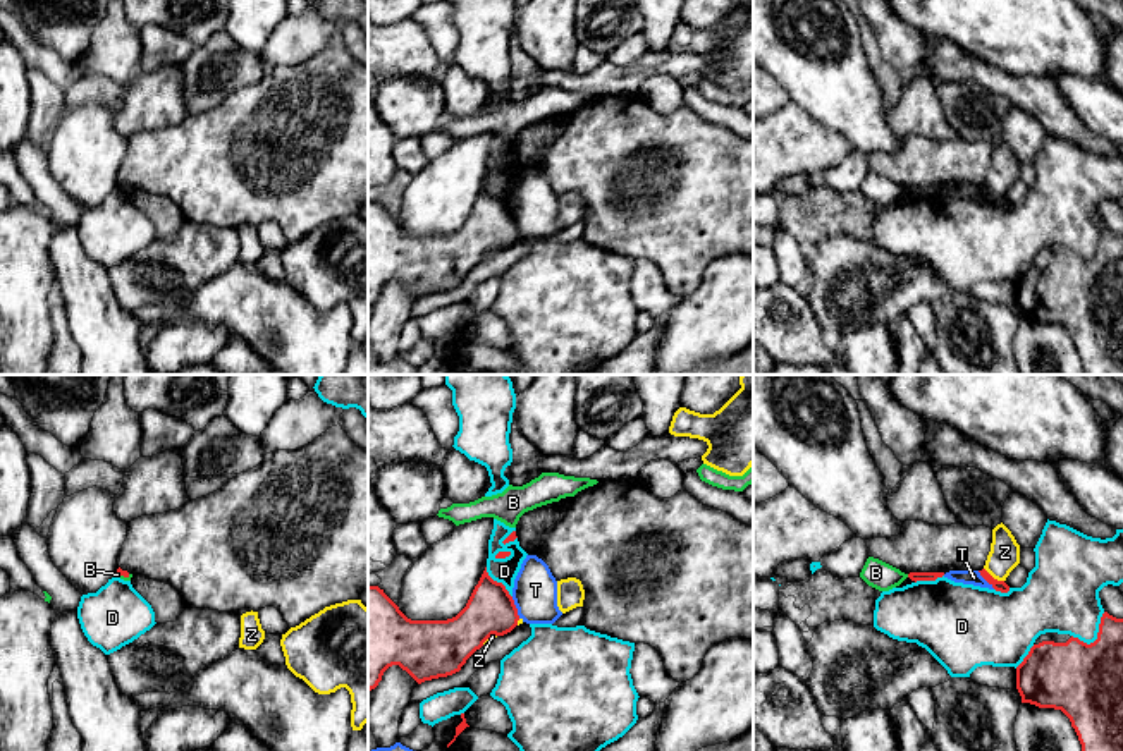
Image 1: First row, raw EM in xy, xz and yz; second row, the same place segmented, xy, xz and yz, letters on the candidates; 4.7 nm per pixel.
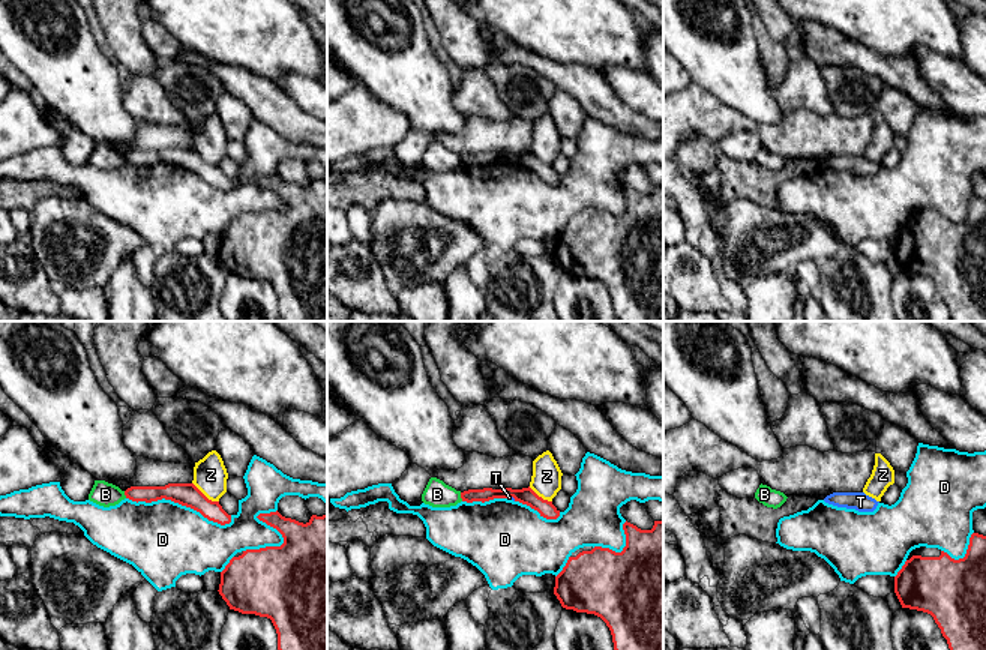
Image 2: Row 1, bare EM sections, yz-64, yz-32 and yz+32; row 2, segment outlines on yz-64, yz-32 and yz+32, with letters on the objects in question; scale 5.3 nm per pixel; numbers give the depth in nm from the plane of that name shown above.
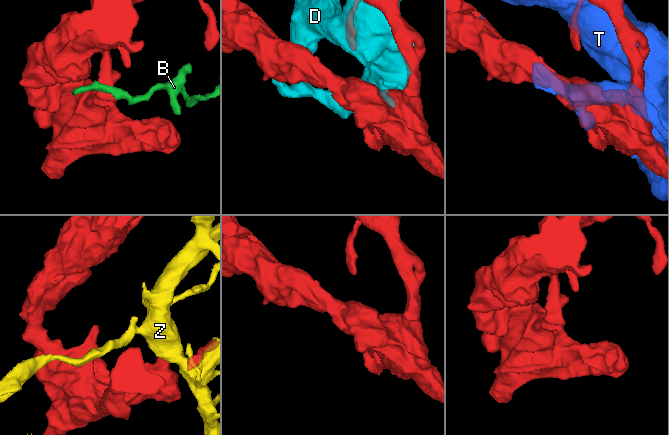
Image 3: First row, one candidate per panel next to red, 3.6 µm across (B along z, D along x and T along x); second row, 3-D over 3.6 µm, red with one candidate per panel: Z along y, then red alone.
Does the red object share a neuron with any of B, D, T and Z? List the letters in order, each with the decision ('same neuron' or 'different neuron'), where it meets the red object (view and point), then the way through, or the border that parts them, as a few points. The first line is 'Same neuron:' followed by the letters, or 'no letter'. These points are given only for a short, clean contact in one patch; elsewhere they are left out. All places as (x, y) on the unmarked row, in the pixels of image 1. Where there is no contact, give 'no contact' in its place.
Same neuron: no letter
B: different neuron | xy (124, 191) | along xy (117, 188), (129, 191)
D: different neuron | yz (1098, 253)
T: different neuron | xz (515, 222)
Z: different neuron | yz (993, 193)

